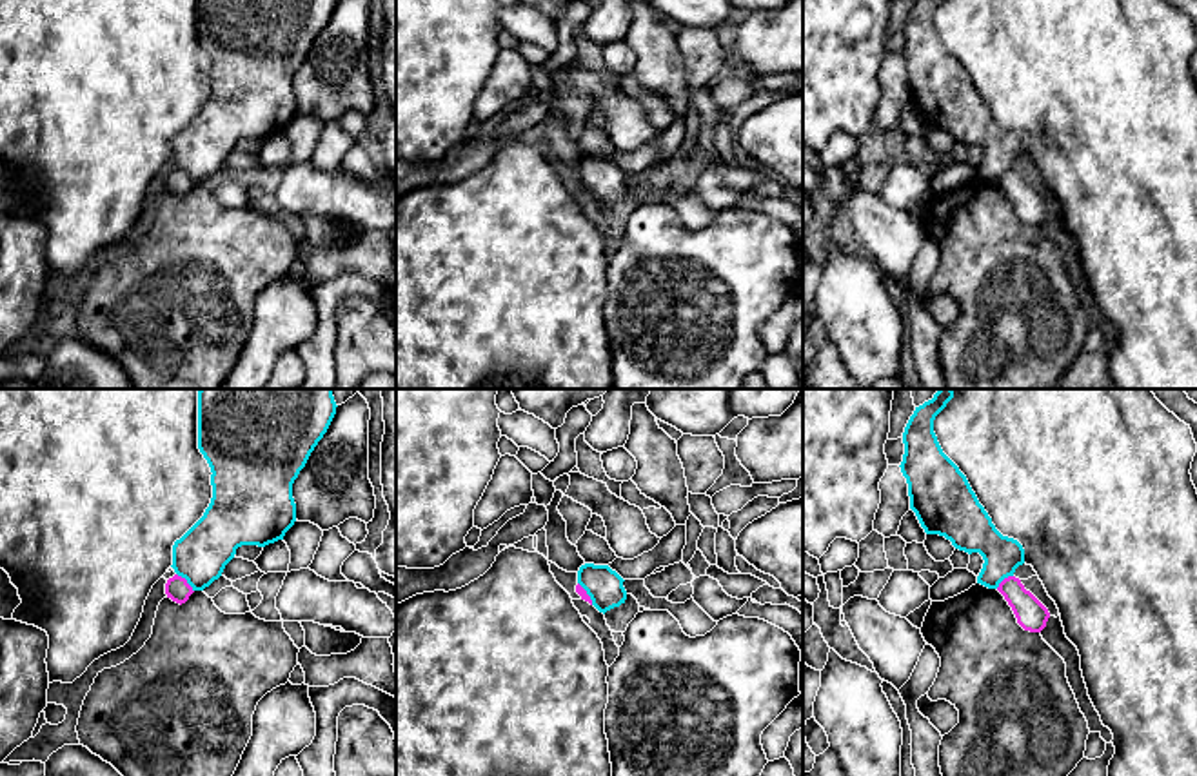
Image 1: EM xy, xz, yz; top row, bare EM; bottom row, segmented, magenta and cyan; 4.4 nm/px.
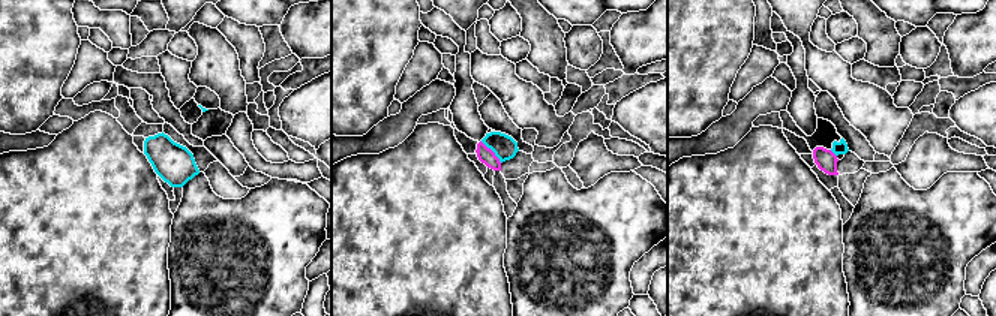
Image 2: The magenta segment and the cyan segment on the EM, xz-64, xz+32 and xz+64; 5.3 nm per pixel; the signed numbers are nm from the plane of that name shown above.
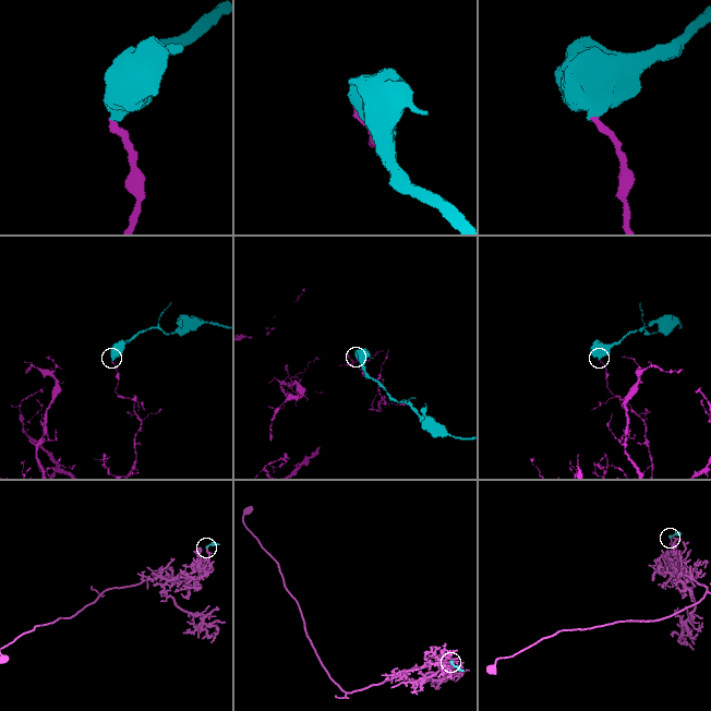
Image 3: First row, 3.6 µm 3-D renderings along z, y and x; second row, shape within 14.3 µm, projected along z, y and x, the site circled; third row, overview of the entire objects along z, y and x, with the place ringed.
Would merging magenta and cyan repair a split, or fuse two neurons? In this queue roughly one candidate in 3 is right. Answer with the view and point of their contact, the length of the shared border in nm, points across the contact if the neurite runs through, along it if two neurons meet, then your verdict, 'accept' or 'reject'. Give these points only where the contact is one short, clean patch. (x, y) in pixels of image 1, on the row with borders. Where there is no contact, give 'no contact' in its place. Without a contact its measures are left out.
contact xy (186, 582); length 120 nm; border xy (177, 573), (193, 591); reject

